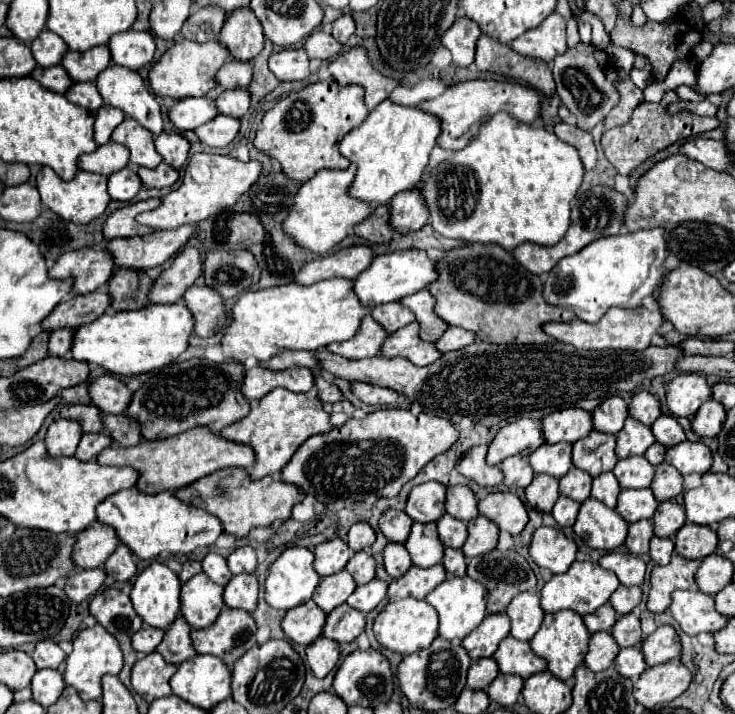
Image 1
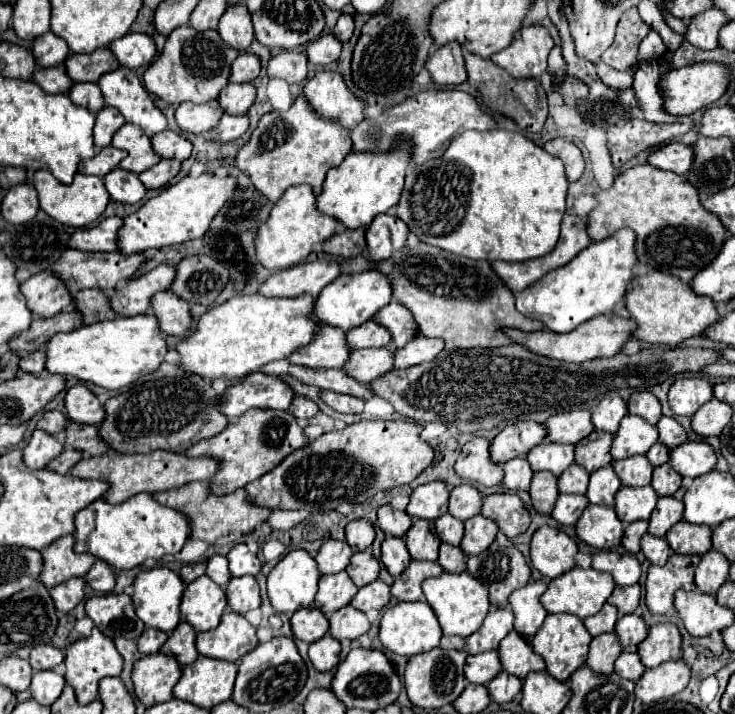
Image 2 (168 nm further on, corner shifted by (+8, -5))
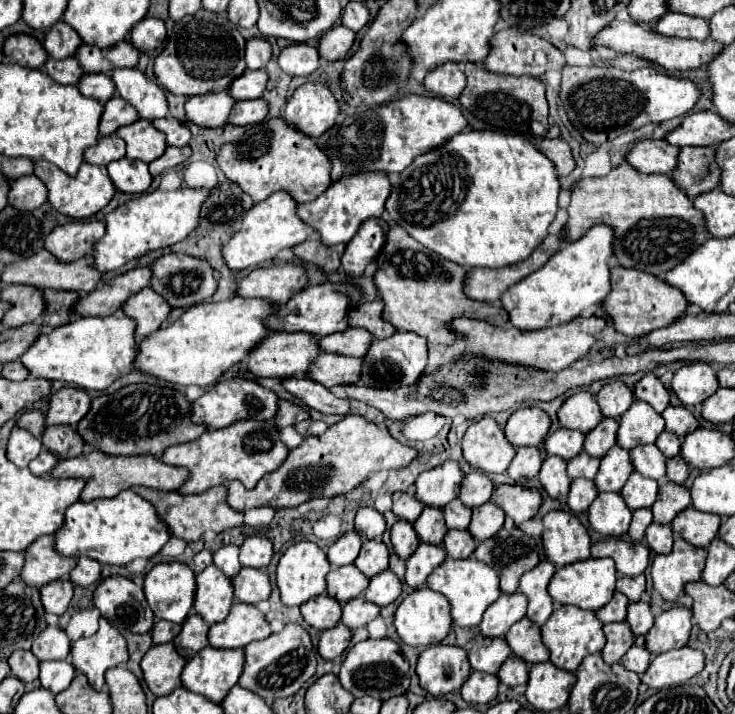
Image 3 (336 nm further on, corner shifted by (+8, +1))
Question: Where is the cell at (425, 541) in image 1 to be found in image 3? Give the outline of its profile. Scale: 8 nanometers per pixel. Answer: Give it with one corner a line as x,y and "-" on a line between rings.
425,507
423,513
419,515
419,519
413,523
413,529
415,529
417,537
423,543
441,545
445,533
447,533
443,511
441,509
433,509
433,507

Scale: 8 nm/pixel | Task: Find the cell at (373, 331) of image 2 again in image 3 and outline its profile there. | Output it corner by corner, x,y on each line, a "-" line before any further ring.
349,327
347,331
339,331
339,333
331,333
331,335
323,337
319,341
319,345
323,351
329,351
329,353
363,357
363,353
367,353
371,341
373,341
373,337
371,337
371,333
367,333
367,329

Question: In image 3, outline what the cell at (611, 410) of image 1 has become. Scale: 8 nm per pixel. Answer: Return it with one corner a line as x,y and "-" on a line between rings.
611,381
607,383
599,393
597,393
597,403
601,407
603,417
617,419
621,417
629,405
633,403
633,391
621,383
621,381

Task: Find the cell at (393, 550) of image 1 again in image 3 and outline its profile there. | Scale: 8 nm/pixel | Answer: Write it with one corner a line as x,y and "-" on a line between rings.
397,521
391,527
391,545
399,559
407,559
413,555
413,551
419,547
419,539
413,531
413,525
407,521

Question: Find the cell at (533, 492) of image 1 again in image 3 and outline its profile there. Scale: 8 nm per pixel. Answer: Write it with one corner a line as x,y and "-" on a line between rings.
547,457
543,461
539,481
551,499
565,499
569,493
571,479
565,473
565,465
567,463
561,457

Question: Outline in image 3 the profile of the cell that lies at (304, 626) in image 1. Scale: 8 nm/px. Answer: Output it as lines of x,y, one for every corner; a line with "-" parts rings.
319,595
319,597
301,605
301,615
313,629
325,631
339,623
341,605
327,595

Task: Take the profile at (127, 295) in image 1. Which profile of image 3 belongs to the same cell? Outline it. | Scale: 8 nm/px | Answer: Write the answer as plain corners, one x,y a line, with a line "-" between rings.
45,291
47,301
47,317
43,319
43,325
67,325
75,321
79,315
75,313
75,303
79,301
79,293
67,293
67,291

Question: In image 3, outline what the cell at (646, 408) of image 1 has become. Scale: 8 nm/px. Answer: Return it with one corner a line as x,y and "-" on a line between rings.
647,373
635,385
633,393
635,393
635,399
649,403
657,413
663,413
663,409
669,405
669,391
653,373

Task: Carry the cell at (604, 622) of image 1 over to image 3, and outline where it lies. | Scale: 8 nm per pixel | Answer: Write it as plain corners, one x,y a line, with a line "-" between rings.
615,593
613,599
599,611
595,611
595,615
601,619
625,619
627,615
627,605
629,605
629,599
623,595
623,593

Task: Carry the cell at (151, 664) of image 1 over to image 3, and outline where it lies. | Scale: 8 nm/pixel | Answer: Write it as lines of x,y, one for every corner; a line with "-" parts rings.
173,643
153,645
141,661
143,679
149,691
157,697
167,695
181,685
179,675
183,667
185,667
185,659
175,651

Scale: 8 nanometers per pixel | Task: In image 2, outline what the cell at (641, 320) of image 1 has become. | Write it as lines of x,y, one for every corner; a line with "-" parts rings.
617,315
611,317
593,317
587,323
581,323
575,331
567,333
567,335
551,335
551,331
533,331
533,333
525,333
519,329
503,329
503,333
517,345
523,345
525,349
529,349
531,353
549,357
549,359
557,359
557,361
567,361
567,363
583,363
589,359
597,359
597,357
613,357
621,351
623,343
631,337
631,331
635,329
635,325
631,323
631,319
621,319

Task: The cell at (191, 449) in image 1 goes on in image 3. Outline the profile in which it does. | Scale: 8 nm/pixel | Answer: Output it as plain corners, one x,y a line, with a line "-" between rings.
91,451
87,455
63,459
57,463
57,467
51,471
53,477
81,477
87,479
87,485
81,493
81,499
99,499
99,497
117,497
121,491
133,487
133,485
145,485
159,491
173,491
187,481
187,469
165,465
161,459
155,459
151,455
135,455
135,457
107,457
107,453

